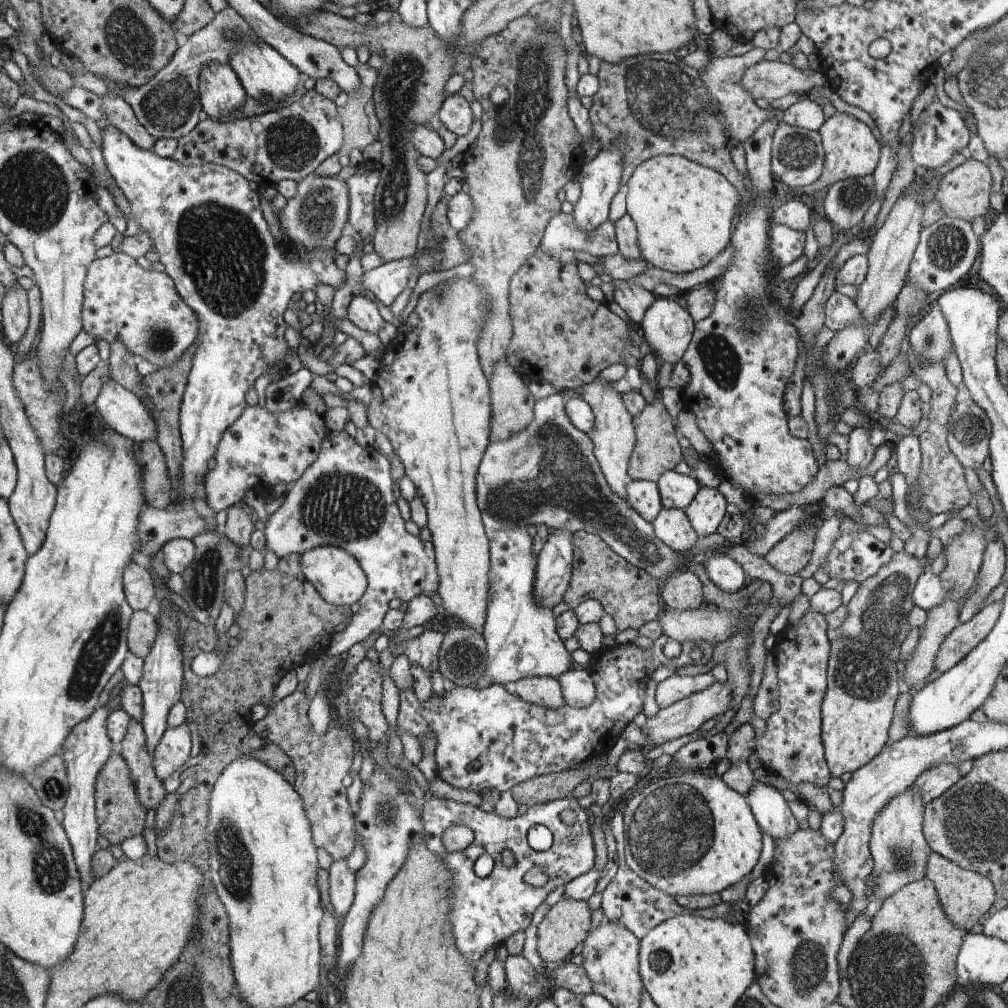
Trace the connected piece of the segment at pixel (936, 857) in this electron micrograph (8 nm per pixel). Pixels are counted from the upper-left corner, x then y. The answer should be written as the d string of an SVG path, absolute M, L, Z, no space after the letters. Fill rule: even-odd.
M931 852L928 856L925 878L934 884L946 918L964 930L970 931L976 923L982 923L983 919L993 910L997 893L990 879L978 872L960 868L940 854Z

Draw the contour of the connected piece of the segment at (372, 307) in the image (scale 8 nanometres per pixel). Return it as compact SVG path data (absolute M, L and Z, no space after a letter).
M355 293L347 308L347 319L364 332L378 334L384 326L381 309L381 305L375 299Z

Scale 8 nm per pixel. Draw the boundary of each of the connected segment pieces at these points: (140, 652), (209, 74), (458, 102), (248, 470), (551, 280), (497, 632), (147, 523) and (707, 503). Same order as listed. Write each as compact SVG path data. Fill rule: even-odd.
M134 611L129 622L129 652L139 657L146 657L157 640L158 623L147 611Z
M208 64L199 77L199 102L204 117L225 122L246 101L244 84L230 64Z
M460 92L446 97L436 119L437 125L444 125L457 136L464 136L472 126L472 112L468 101Z
M299 404L286 410L286 412L270 412L266 407L260 408L256 405L248 407L242 416L222 437L221 445L216 453L216 467L206 474L206 502L210 508L216 512L226 510L232 505L242 501L248 490L258 488L260 482L264 486L274 486L276 483L297 481L305 470L317 460L318 453L321 452L322 441L325 440L328 430L323 416L312 412L304 404Z
M538 249L510 282L510 318L514 320L514 338L510 340L503 362L508 362L528 380L550 382L559 392L590 384L602 370L614 363L624 362L627 367L639 366L640 346L630 336L628 324L610 311L605 302L590 298L590 286L591 282L582 278L582 266L578 266L578 262L562 264L559 258Z
M514 528L514 530L499 530L493 532L492 560L493 569L490 570L490 606L481 633L485 640L485 650L488 658L484 664L479 685L488 686L494 684L511 687L513 682L530 677L560 678L562 674L570 670L573 663L572 656L564 647L561 635L557 633L557 618L552 614L553 608L540 606L534 600L534 580L537 578L537 558L532 554L534 540L528 534L526 528Z
M142 506L141 525L138 526L138 536L142 540L142 551L146 555L156 554L166 541L178 538L180 536L186 538L194 538L198 534L202 534L206 530L203 519L201 517L191 519L189 522L182 520L178 510L170 507L166 509L157 509L151 506Z
M701 487L695 500L685 510L699 536L710 536L717 532L726 514L728 499L717 489Z

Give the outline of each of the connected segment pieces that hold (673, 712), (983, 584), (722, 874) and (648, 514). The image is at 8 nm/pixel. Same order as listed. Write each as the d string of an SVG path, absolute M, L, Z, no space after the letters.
M714 682L706 690L691 694L665 709L660 709L652 718L647 718L642 727L642 734L646 736L646 745L658 746L669 740L676 740L680 736L695 733L707 720L723 715L730 707L732 700L732 684L730 682Z
M998 536L987 544L983 554L983 562L978 574L978 585L959 610L958 620L964 624L978 612L979 606L990 595L992 590L1000 584L1004 574L1006 562L1006 548Z
M697 772L648 778L624 808L625 862L652 888L672 898L721 893L746 876L762 854L762 830L748 803L745 795L713 774Z
M630 480L626 486L626 502L643 519L652 523L663 509L657 482L648 480Z

